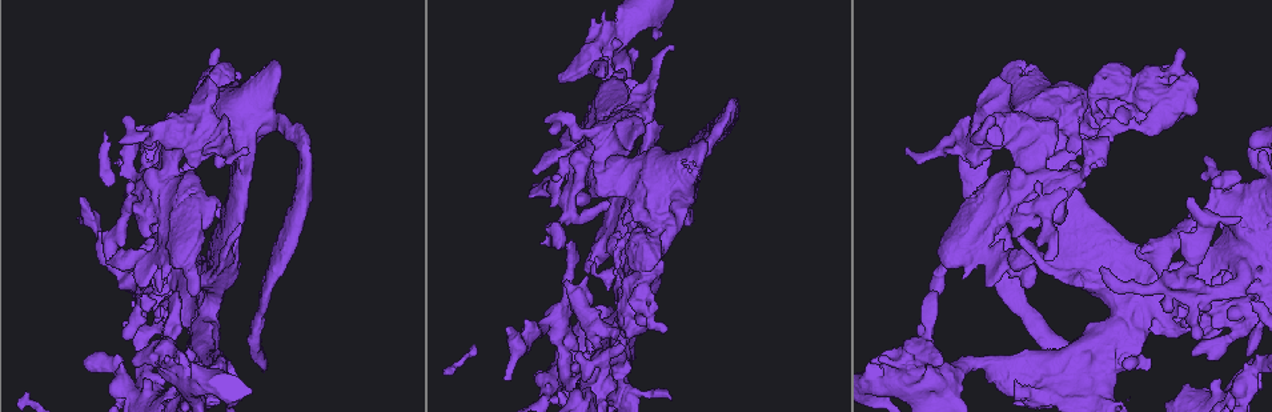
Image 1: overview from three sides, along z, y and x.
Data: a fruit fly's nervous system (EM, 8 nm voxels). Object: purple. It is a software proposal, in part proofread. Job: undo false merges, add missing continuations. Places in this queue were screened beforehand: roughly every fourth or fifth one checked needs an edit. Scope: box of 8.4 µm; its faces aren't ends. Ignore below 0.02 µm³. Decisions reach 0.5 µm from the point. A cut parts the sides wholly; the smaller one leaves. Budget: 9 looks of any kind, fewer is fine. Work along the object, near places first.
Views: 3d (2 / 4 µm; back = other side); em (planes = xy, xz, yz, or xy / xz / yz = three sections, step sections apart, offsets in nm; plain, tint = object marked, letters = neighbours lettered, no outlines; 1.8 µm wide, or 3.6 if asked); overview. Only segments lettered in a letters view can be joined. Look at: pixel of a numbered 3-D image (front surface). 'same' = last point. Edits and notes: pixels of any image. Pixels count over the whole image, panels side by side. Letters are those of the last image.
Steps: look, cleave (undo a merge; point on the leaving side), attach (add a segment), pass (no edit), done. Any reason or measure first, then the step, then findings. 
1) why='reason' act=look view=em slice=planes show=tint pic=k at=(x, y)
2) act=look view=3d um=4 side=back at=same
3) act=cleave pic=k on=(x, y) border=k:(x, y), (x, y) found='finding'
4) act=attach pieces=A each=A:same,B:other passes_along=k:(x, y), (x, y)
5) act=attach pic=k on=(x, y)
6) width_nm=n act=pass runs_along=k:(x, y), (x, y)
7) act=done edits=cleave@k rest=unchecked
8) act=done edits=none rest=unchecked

why='calibre changes' act=look view=3d um=2 pic=1 at=(615, 265)

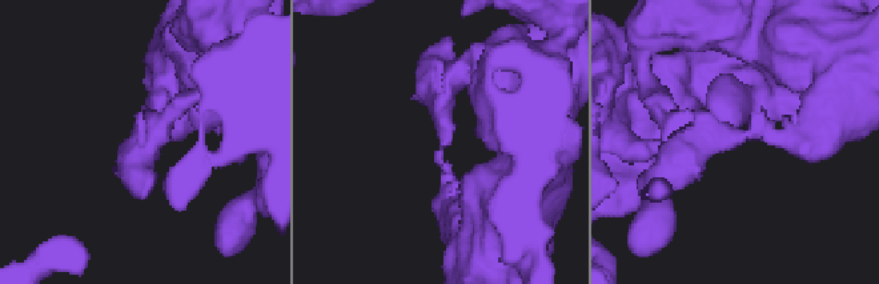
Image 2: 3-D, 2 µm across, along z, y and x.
act=look view=em slice=planes show=letters pic=2 at=(737, 139)

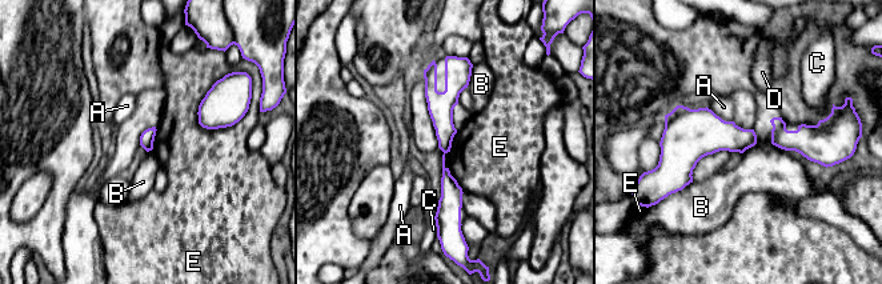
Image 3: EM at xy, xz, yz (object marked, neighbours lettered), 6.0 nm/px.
act=pass each=A:other,B:other,C:other,D:other,E:other found='continuous, no second cell'

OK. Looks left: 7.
why='stops while still wide' act=look view=3d um=4 pic=1 at=(684, 213)

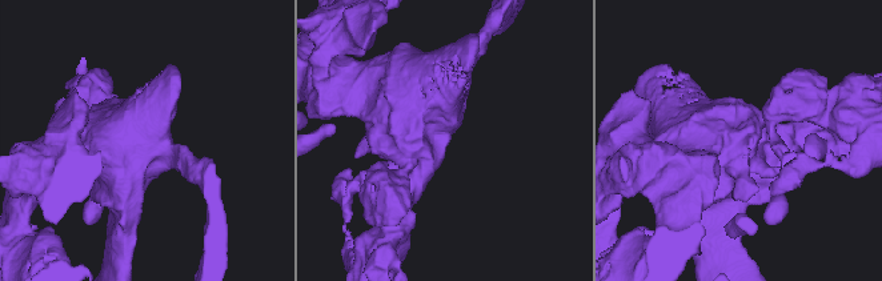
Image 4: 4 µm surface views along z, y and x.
arms=3 arm_widths_nm=280,300,550 act=look view=em um=3.6 slice=planes show=letters pic=4 at=(444, 145)

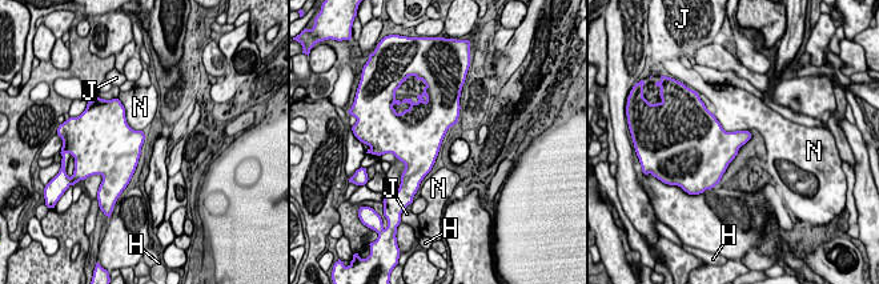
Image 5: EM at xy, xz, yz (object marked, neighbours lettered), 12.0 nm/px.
width_nm=340 act=pass each=H:other,J:other,N:other found='no lettered segment goes on from it'

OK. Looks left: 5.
why='an open end' act=look view=3d um=4 pic=1 at=(1100, 271)

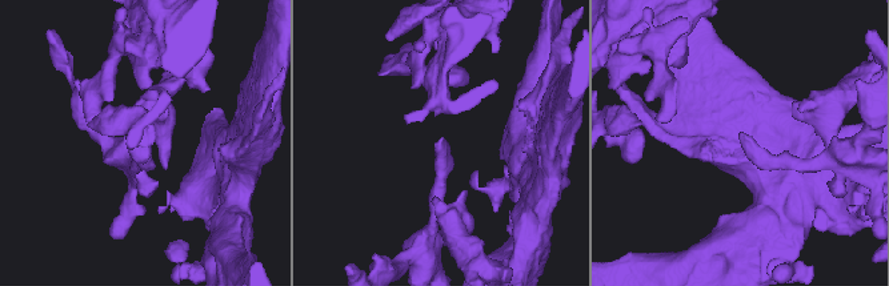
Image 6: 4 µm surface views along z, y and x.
act=look view=em slice=xy step=16 show=tint pic=6 at=(739, 134)

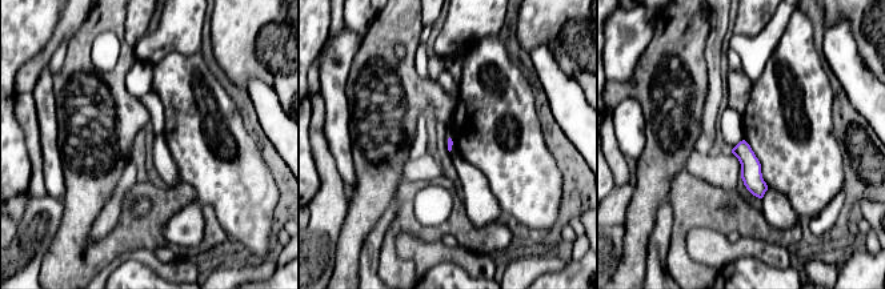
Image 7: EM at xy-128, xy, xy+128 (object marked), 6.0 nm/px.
act=look view=em slice=planes show=letters at=same

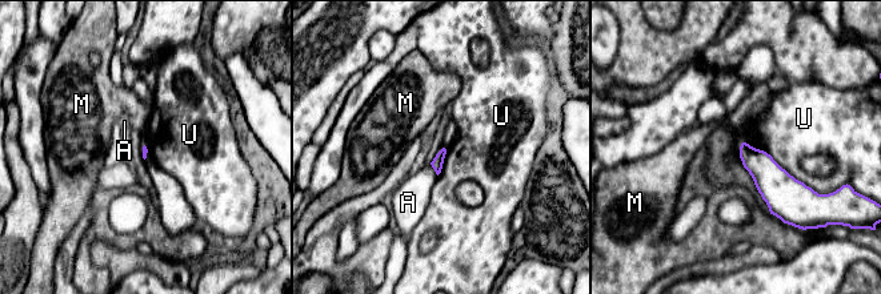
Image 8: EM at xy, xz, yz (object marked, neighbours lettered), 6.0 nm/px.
act=pass each=A:other,M:other,U:other found='none of them fits'

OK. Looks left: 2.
why='long arm stops here' act=look view=em slice=planes show=letters pic=1 at=(689, 222)

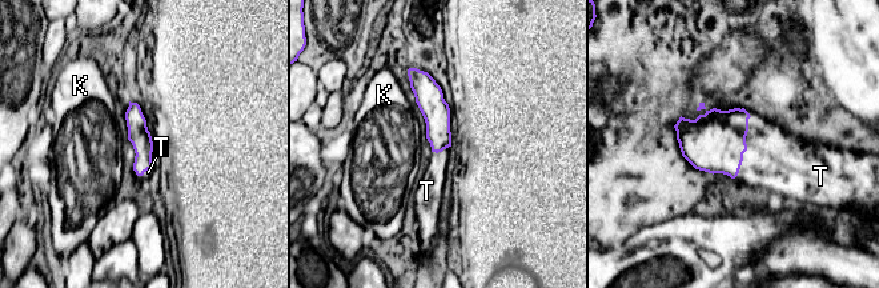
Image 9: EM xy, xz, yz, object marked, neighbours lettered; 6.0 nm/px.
act=attach pieces=T each=K:other,T:same passes_along=9:(715, 142), (746, 148), (775, 162) found='the cell continues'

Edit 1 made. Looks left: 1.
act=done edits=attach@9 rest=unchecked

